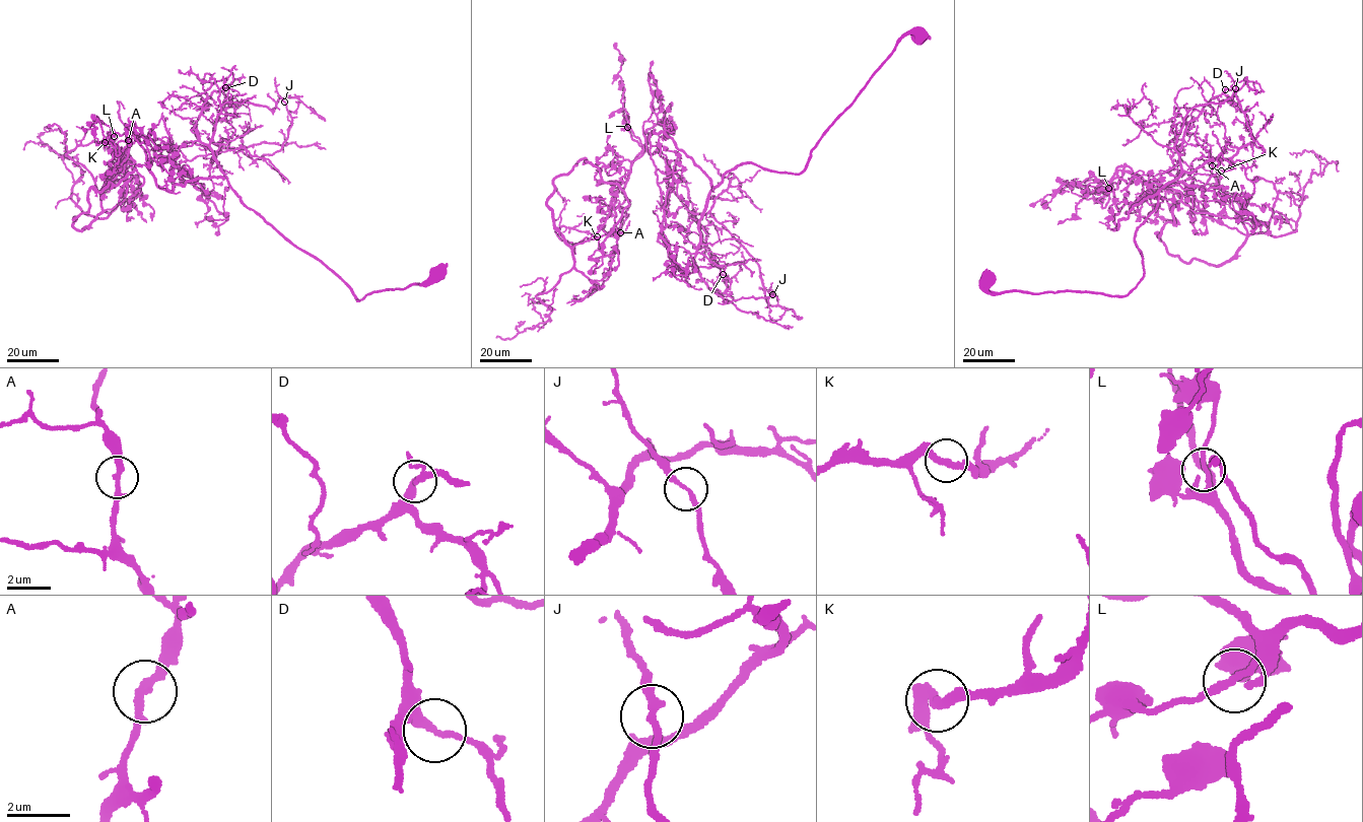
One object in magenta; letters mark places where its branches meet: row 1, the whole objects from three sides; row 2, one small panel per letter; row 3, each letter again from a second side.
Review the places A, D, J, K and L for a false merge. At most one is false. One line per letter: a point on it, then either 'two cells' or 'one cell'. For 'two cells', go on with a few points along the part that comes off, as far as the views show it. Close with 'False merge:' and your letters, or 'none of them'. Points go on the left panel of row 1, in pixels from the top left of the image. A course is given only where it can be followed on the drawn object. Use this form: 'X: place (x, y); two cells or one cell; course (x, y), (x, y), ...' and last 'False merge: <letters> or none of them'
A: place (128, 140); one cell
D: place (225, 87); one cell
J: place (284, 101); one cell
K: place (105, 142); one cell
L: place (114, 136); two cells; course (114, 135), (117, 155), (132, 127), (134, 163), (99, 218), (71, 198), (82, 169), (66, 134), (48, 131)
False merge: L

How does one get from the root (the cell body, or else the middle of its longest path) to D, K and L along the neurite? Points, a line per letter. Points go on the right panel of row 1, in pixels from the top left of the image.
D: (986, 283), (1002, 292), (1129, 293), (1145, 272), (1137, 230), (1180, 173), (1189, 121), (1224, 90)
K: (986, 283), (1126, 295), (1159, 195), (1116, 228), (1111, 178), (1130, 170), (1246, 234), (1221, 170)
L: (986, 283), (1129, 293), (1145, 272), (1135, 234), (1159, 195), (1116, 228), (1109, 181), (1125, 170), (1108, 187)

